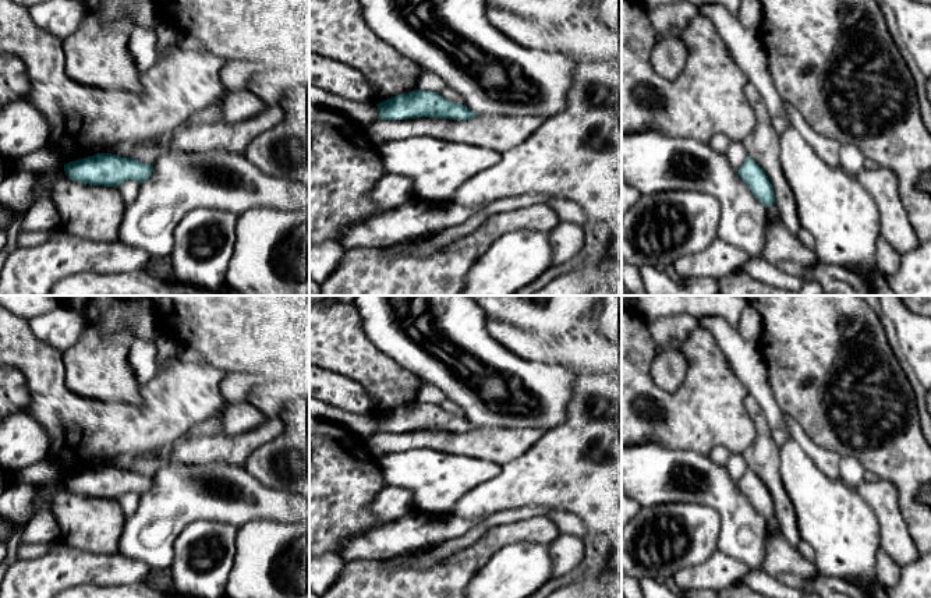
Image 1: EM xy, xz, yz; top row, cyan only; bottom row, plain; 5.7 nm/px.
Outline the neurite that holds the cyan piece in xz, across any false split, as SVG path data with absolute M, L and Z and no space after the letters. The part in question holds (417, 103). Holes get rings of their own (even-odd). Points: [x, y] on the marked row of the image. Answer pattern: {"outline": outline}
{"outline": "M418 89L393 96L376 106L379 118L382 120L407 120L417 117L470 120L477 116L466 105L449 102L436 92Z"}

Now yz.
{"outline": "M747 156L746 162L737 170L739 176L753 192L753 195L765 206L769 208L775 204L772 184L762 171L762 169Z"}

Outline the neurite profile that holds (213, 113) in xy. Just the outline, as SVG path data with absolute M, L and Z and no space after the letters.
M222 98L215 105L195 113L191 116L185 124L197 124L197 123L216 123L222 120L222 105L224 98Z

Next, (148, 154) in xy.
M160 141L149 142L146 145L138 145L130 158L142 163L153 164L159 156L167 153L167 145Z

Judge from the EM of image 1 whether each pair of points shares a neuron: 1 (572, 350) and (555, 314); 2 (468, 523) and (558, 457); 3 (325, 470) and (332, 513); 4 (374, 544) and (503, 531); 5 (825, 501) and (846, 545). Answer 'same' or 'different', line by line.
1: different
2: different
3: same
4: different
5: same

